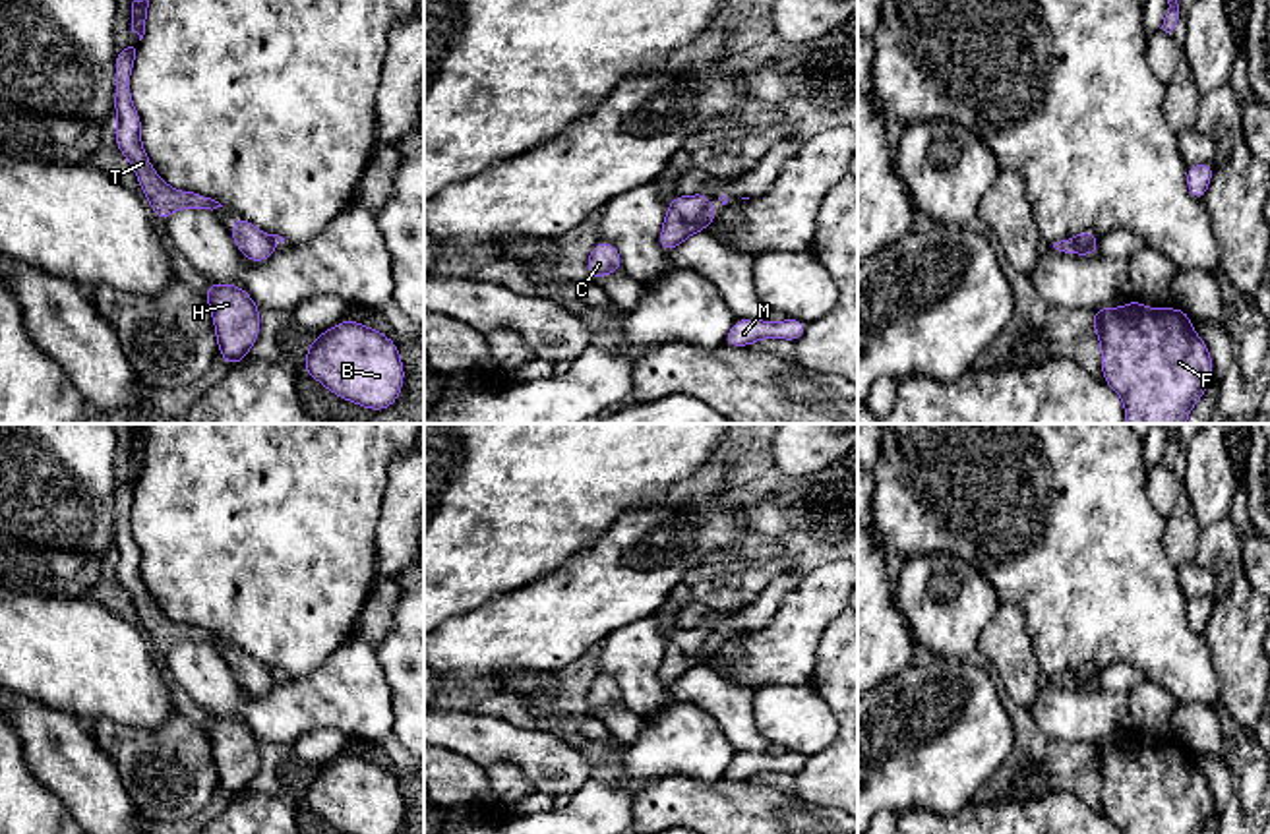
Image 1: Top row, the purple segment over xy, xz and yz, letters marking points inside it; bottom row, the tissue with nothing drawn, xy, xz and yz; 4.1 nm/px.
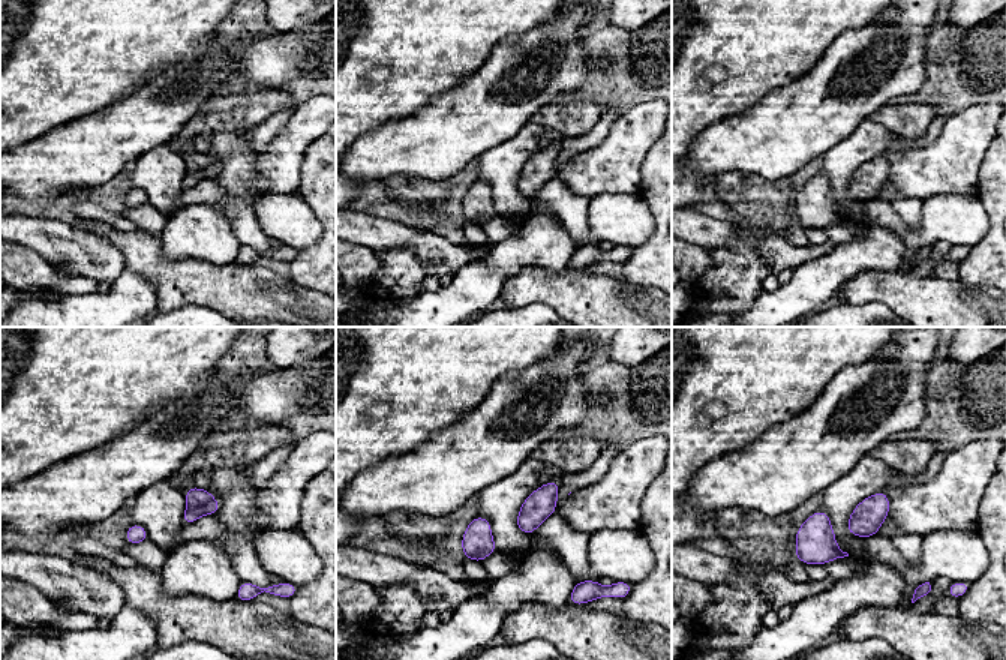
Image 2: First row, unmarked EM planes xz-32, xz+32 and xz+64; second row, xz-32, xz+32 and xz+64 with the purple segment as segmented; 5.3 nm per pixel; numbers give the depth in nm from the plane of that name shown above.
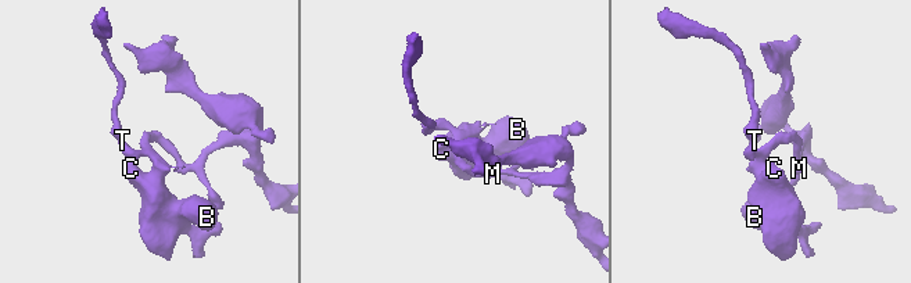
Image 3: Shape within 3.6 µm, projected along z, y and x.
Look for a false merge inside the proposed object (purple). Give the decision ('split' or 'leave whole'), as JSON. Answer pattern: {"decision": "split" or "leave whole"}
{"decision": "split"}

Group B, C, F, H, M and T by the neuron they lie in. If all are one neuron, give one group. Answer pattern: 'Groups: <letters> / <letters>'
Groups: B C F H / M T

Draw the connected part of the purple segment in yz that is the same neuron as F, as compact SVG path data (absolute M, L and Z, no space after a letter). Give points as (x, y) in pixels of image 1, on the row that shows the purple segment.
M1133 298L1121 308L1098 308L1092 312L1092 323L1102 346L1104 381L1123 399L1125 424L1185 424L1214 377L1210 350L1191 327L1191 315L1177 308L1154 310Z

